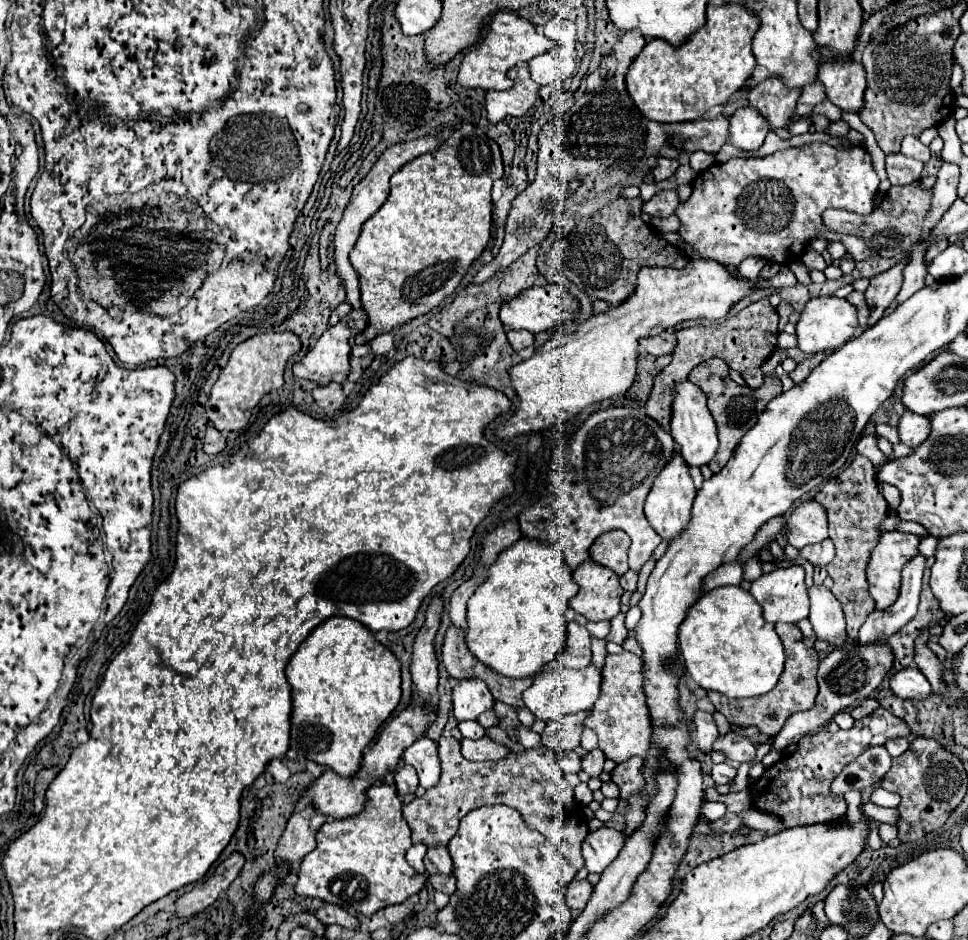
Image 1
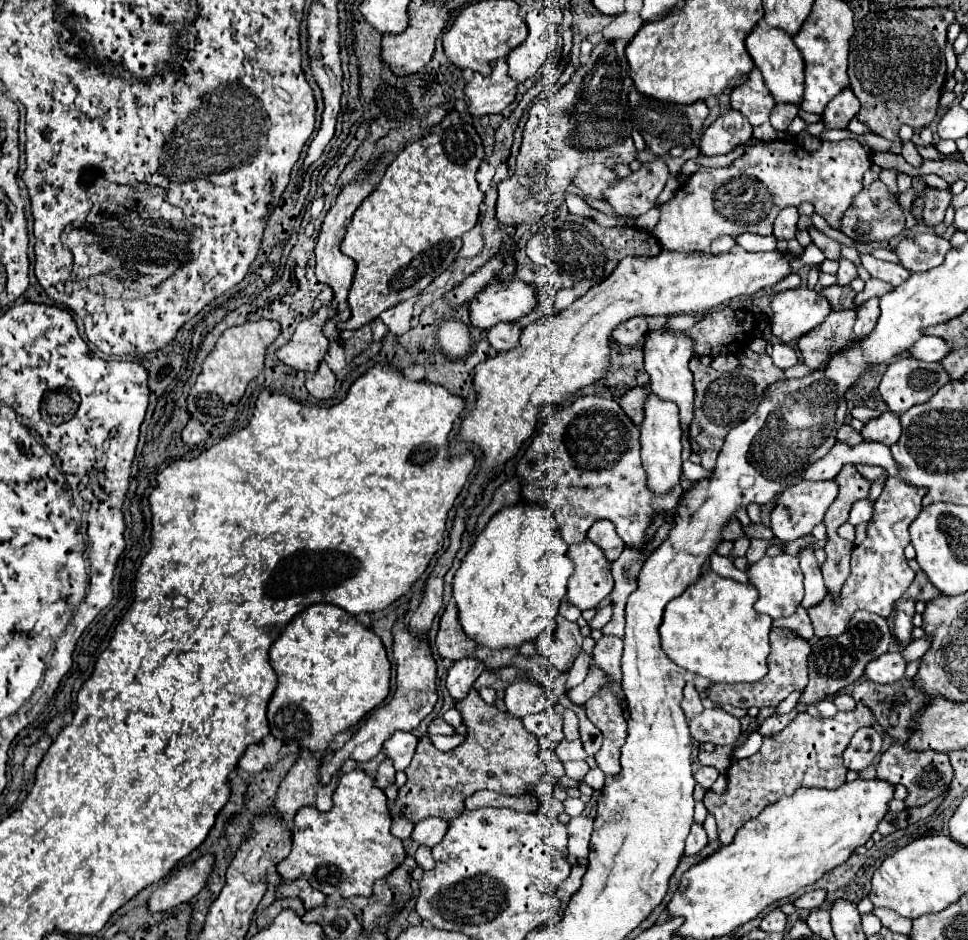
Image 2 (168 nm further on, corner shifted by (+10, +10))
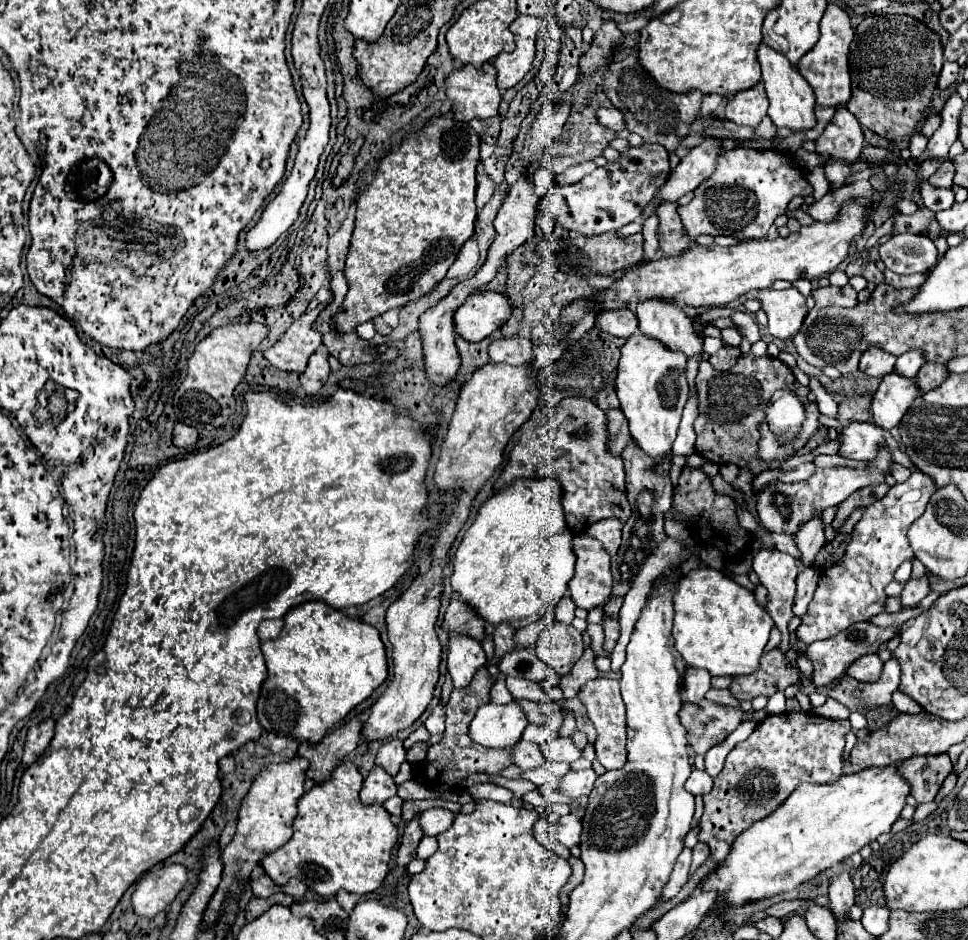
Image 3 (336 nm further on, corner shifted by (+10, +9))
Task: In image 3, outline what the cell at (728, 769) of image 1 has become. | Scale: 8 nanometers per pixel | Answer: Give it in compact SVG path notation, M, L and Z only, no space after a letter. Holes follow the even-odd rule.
M694 768L692 774L690 774L690 778L686 780L686 790L692 792L694 796L706 794L706 792L712 790L712 778L708 776L706 770L696 770L696 768Z

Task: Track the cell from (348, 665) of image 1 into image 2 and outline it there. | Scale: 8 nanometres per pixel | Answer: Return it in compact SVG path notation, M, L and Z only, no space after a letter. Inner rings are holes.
M314 603L300 611L272 643L270 665L278 675L278 687L268 703L270 733L282 743L298 743L312 753L324 751L336 733L356 725L368 711L380 705L390 691L390 661L380 637L358 623L344 609L330 603Z

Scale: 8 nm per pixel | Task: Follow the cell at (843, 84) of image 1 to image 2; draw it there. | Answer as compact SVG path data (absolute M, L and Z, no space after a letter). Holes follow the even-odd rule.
M844 89L838 97L830 101L830 105L826 105L822 115L824 129L846 129L850 119L854 119L858 111L860 111L858 99L850 89Z

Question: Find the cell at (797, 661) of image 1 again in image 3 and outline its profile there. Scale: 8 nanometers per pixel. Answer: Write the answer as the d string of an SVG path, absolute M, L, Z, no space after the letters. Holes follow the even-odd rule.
M774 648L762 656L758 672L734 678L728 690L738 702L752 700L756 696L770 698L774 692L786 690L790 684L796 684L798 678L800 670L796 668L792 654L784 654L780 648Z

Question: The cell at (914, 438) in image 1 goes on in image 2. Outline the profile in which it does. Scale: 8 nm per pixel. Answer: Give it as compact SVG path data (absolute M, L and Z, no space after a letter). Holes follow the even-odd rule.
M886 411L880 417L864 423L864 427L860 429L860 435L864 441L878 441L878 443L884 443L888 447L898 441L900 433L902 433L900 417L890 413L890 411Z

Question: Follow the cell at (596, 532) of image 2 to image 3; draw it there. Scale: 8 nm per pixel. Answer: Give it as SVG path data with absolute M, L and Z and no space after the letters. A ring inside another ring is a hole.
M606 518L602 522L596 522L594 526L588 528L588 534L596 540L602 542L604 550L614 556L620 548L620 540L622 540L622 522L616 520L616 518Z

